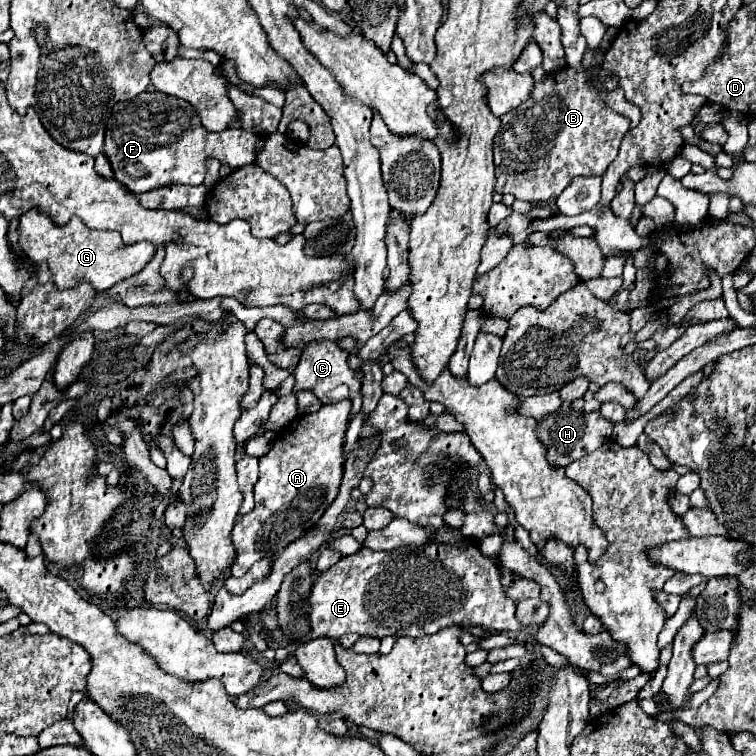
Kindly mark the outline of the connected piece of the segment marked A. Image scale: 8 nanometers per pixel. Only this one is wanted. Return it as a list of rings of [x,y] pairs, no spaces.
[[[351,400],[323,404],[319,412],[303,414],[285,426],[277,434],[269,454],[259,458],[261,474],[255,484],[255,508],[251,514],[243,516],[231,532],[237,552],[231,576],[243,576],[259,558],[273,556],[295,542],[317,524],[327,506],[335,500],[343,476],[343,444],[349,416]]]

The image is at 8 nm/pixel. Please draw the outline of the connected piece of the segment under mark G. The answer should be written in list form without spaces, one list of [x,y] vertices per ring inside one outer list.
[[[31,208],[19,218],[17,234],[21,250],[29,256],[29,260],[33,260],[33,264],[47,262],[59,290],[75,288],[79,284],[91,284],[99,292],[109,290],[117,282],[141,272],[143,266],[155,256],[155,248],[151,248],[151,244],[137,242],[127,246],[123,244],[119,232],[93,230],[79,218],[71,218],[67,226],[57,226],[51,216],[37,208]]]

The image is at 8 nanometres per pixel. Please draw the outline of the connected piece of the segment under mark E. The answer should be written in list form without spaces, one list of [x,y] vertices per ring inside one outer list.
[[[429,540],[421,546],[401,546],[397,550],[391,550],[391,552],[373,552],[373,550],[365,550],[361,548],[359,552],[355,554],[349,554],[349,556],[343,556],[333,568],[329,568],[325,574],[321,574],[313,588],[311,588],[311,614],[309,614],[309,622],[311,622],[311,632],[309,632],[309,638],[315,638],[315,636],[327,636],[331,640],[339,640],[343,634],[349,634],[349,632],[355,632],[359,636],[373,636],[373,638],[383,638],[383,636],[427,636],[427,634],[435,634],[447,626],[483,626],[483,628],[489,628],[489,630],[497,630],[497,632],[503,632],[503,630],[521,630],[523,626],[515,620],[515,604],[511,598],[505,596],[503,588],[501,588],[501,580],[499,580],[499,562],[497,558],[491,558],[491,556],[485,556],[479,546],[477,540],[469,540],[467,546],[459,548],[455,544],[445,544],[445,542],[435,542],[435,540]]]

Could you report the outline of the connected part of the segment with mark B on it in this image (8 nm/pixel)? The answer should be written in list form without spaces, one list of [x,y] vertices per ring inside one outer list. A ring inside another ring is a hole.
[[[565,68],[563,72],[555,72],[555,76],[547,76],[545,84],[535,84],[531,92],[531,100],[521,104],[519,108],[507,112],[501,118],[501,128],[495,136],[495,164],[507,164],[513,170],[503,172],[503,176],[523,174],[525,180],[497,180],[495,192],[513,194],[517,200],[525,202],[549,202],[555,200],[563,188],[575,176],[601,176],[613,158],[619,152],[619,144],[629,130],[629,120],[619,116],[597,96],[597,88],[587,84],[585,74],[573,72],[573,68]]]

